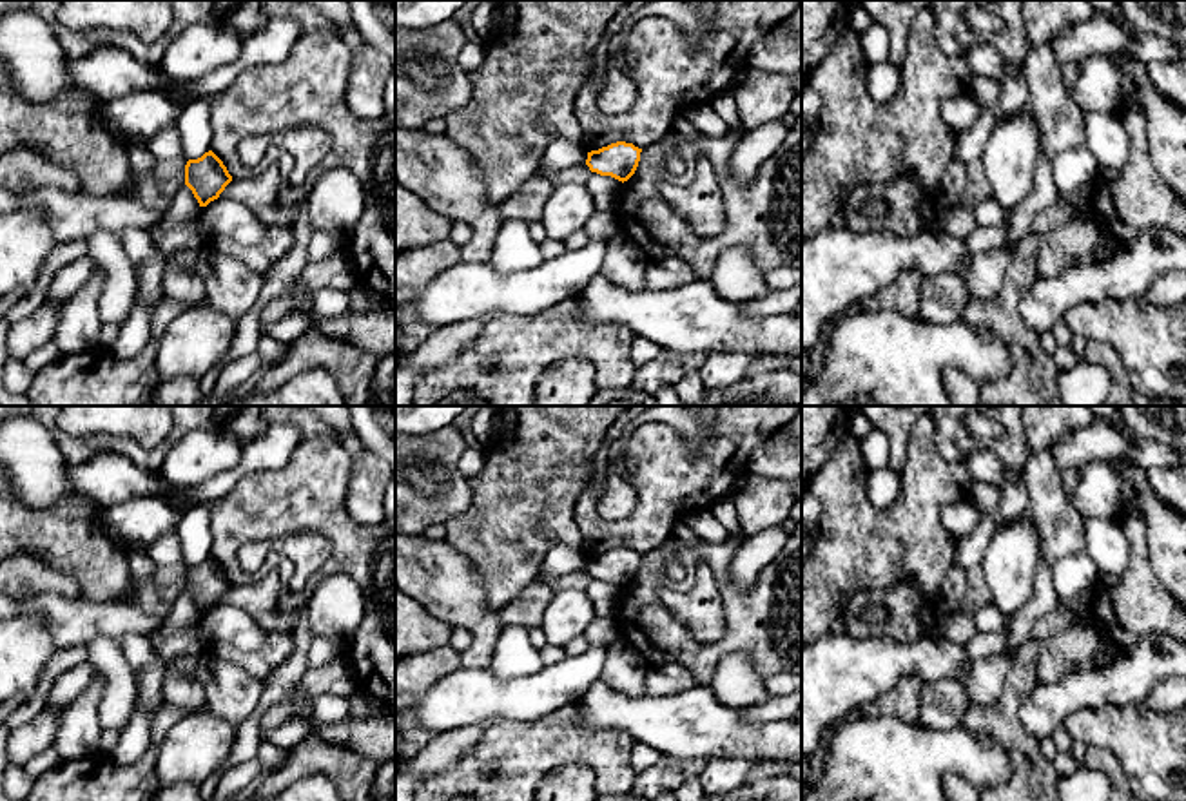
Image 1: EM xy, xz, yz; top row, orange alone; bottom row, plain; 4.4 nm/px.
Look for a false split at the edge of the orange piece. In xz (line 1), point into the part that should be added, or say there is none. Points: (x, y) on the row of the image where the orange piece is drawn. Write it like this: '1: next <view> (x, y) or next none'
1: next none

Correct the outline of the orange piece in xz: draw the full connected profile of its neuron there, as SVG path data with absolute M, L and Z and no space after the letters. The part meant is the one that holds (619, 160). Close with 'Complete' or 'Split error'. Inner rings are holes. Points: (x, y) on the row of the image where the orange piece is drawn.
M617 141L598 150L588 152L586 165L591 172L611 176L618 181L627 181L640 161L642 149L633 143Z. Complete

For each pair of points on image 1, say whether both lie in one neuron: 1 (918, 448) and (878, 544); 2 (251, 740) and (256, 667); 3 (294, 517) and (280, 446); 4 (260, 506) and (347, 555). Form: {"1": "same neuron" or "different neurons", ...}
{"1": "same neuron", "2": "different neurons", "3": "different neurons", "4": "same neuron"}

